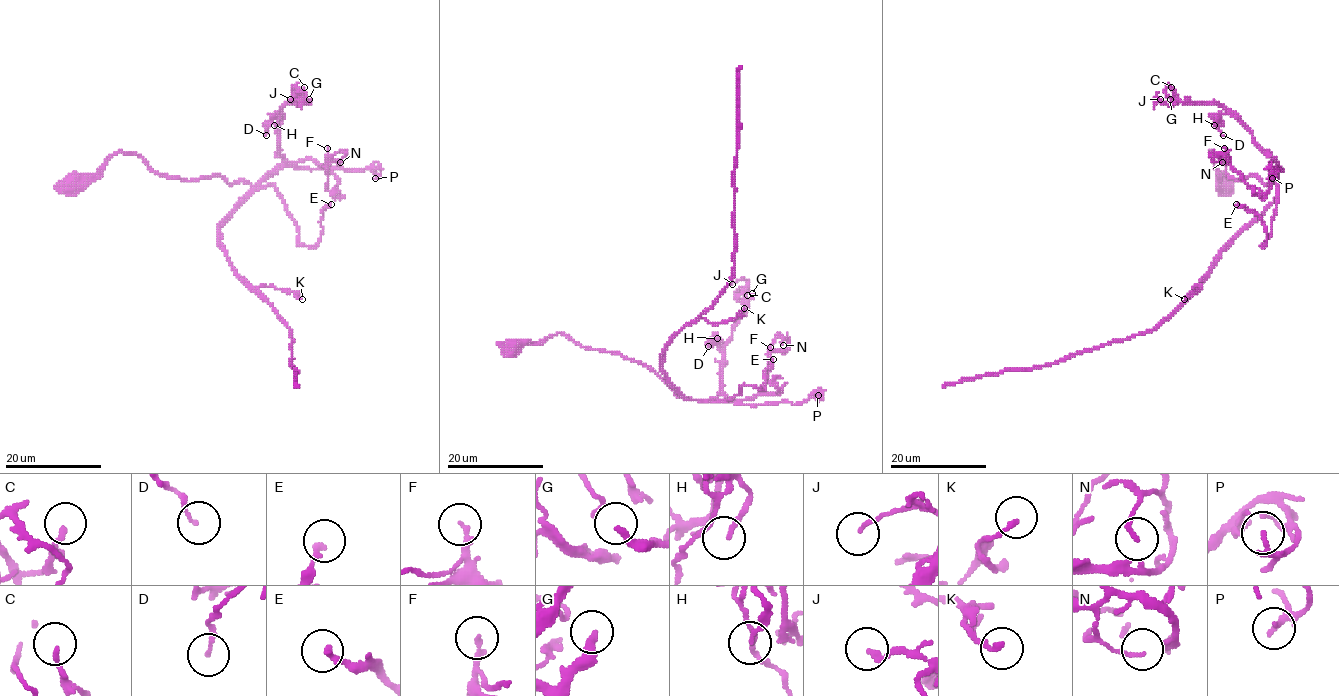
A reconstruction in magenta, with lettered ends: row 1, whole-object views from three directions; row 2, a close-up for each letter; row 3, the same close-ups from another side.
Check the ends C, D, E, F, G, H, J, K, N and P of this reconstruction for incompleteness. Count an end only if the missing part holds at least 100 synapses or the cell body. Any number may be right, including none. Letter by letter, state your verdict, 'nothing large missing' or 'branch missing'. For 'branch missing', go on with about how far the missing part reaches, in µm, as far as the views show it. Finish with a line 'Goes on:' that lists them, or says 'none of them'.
C: nothing large missing
D: nothing large missing
E: nothing large missing
F: nothing large missing
G: nothing large missing
H: nothing large missing
J: nothing large missing
K: nothing large missing
N: nothing large missing
P: nothing large missing
Goes on: none of them

